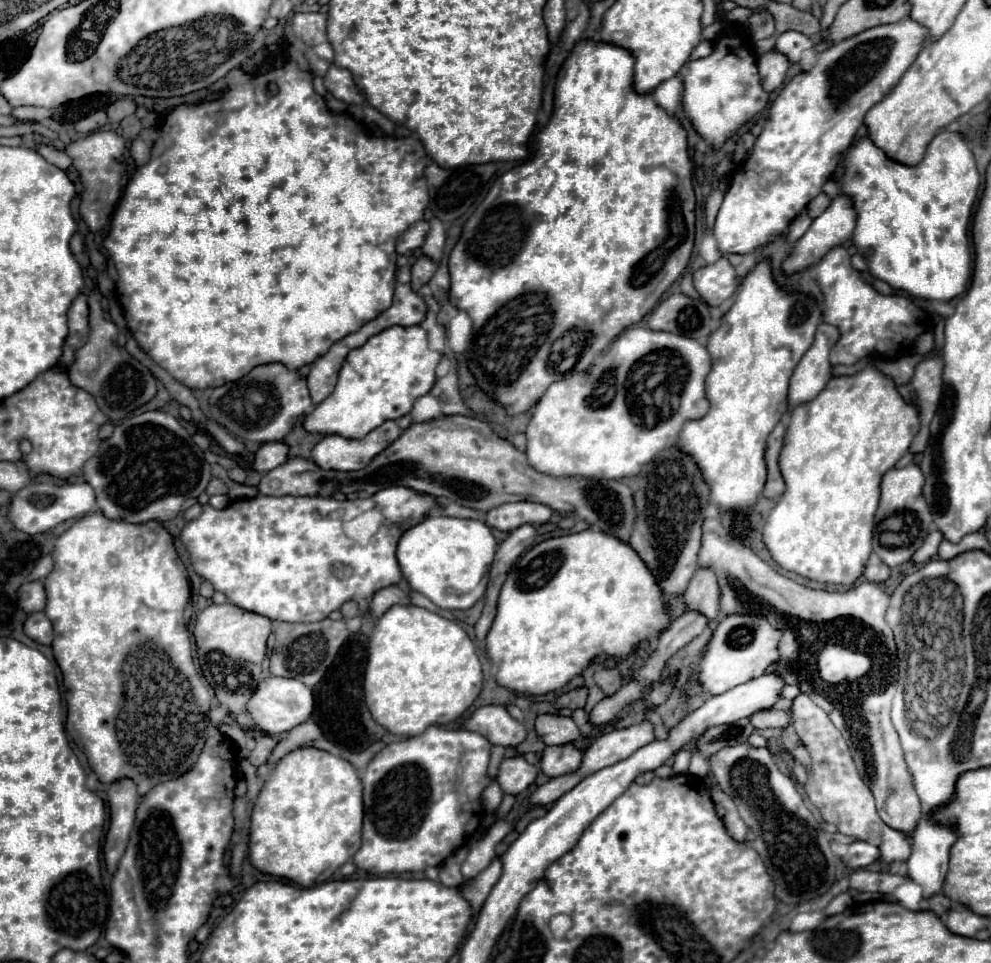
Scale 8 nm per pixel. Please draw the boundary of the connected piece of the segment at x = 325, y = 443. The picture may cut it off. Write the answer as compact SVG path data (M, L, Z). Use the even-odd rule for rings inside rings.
M385 421L363 439L345 439L339 435L325 435L311 451L313 463L321 469L335 471L359 471L369 465L369 461L379 455L389 443L401 435L395 421Z

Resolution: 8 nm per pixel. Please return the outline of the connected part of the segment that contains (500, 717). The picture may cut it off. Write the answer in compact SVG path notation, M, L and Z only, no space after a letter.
M501 705L477 707L467 719L461 721L461 729L481 733L493 745L505 747L517 747L527 737L523 723L515 721Z

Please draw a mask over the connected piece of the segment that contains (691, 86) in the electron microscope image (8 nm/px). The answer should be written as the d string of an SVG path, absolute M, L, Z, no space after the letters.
M741 35L723 37L709 57L687 61L677 77L683 81L683 109L691 119L695 131L719 151L729 137L733 137L749 119L763 111L769 103L769 95L761 87L757 59L751 53L749 41Z

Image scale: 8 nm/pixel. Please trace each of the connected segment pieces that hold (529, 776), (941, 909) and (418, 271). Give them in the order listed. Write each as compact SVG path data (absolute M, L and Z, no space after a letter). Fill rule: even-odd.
M513 757L513 759L503 759L497 773L497 781L505 793L517 795L535 781L537 773L539 769L535 765L527 763L523 757Z
M941 893L921 901L921 909L923 911L933 911L937 917L943 917L943 913L947 913L951 907L953 907L953 903L945 895L941 895Z
M421 255L421 257L415 261L415 265L413 265L413 279L411 279L413 289L419 291L421 285L425 285L425 283L431 279L431 275L435 273L435 269L437 269L437 265L433 263L433 259L427 257L427 255Z

